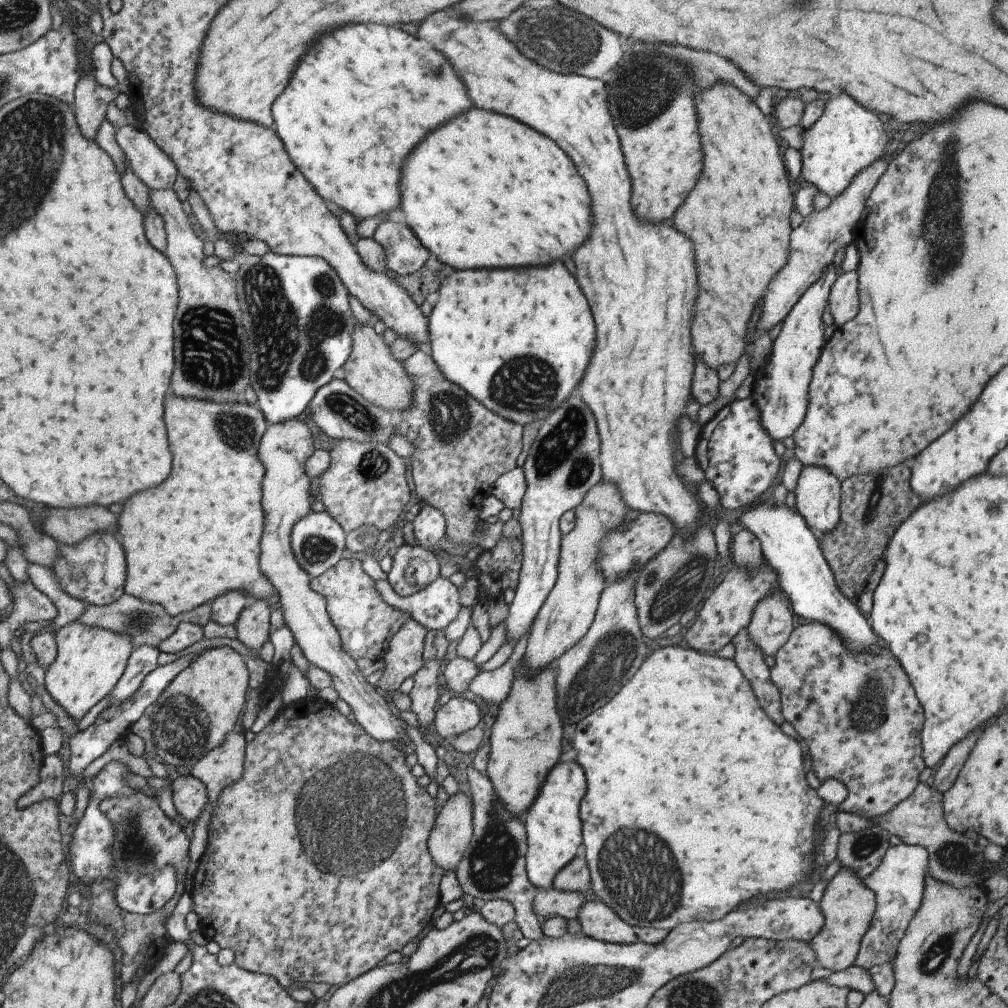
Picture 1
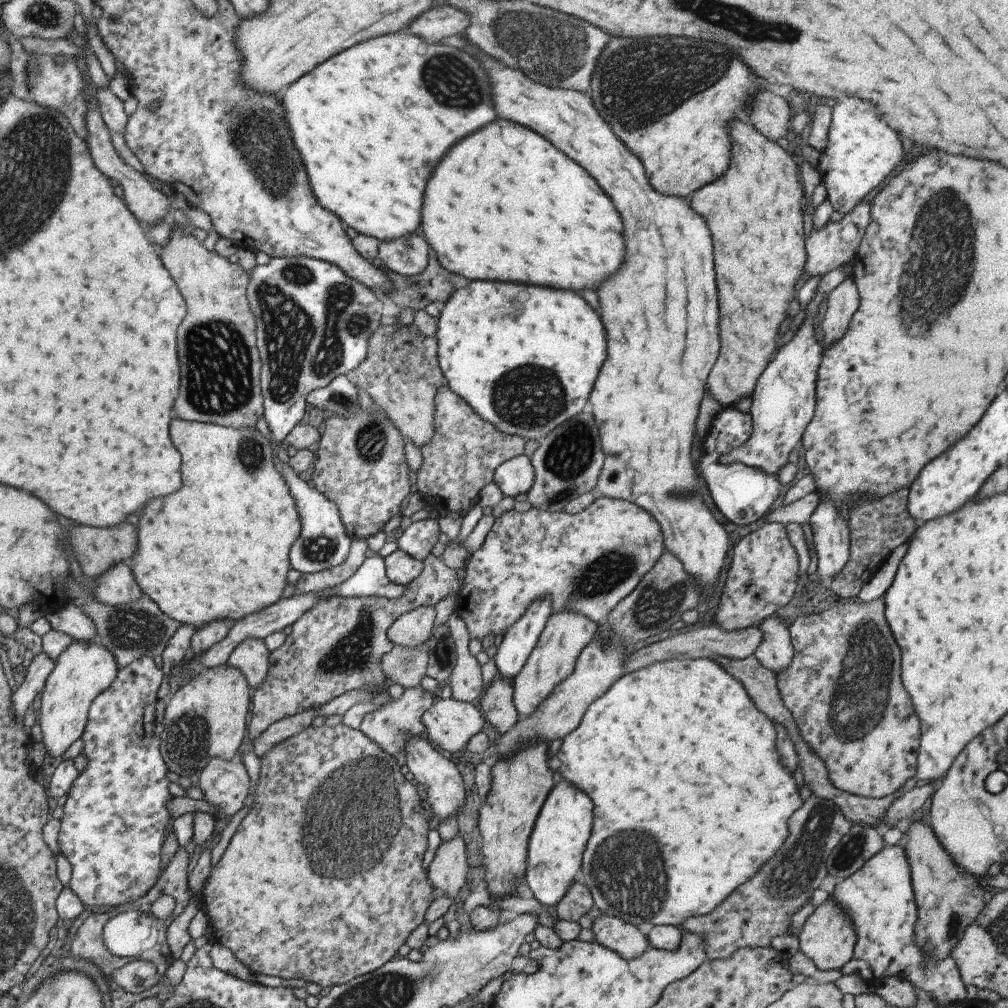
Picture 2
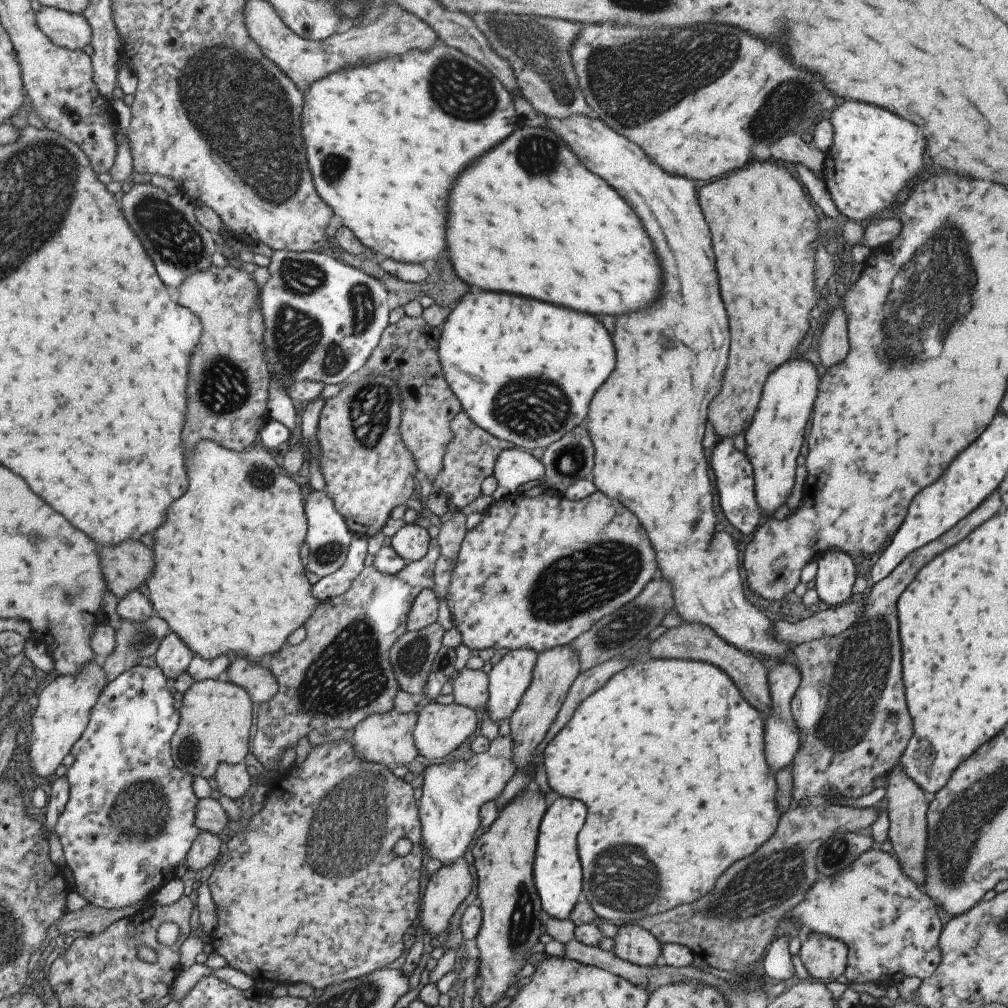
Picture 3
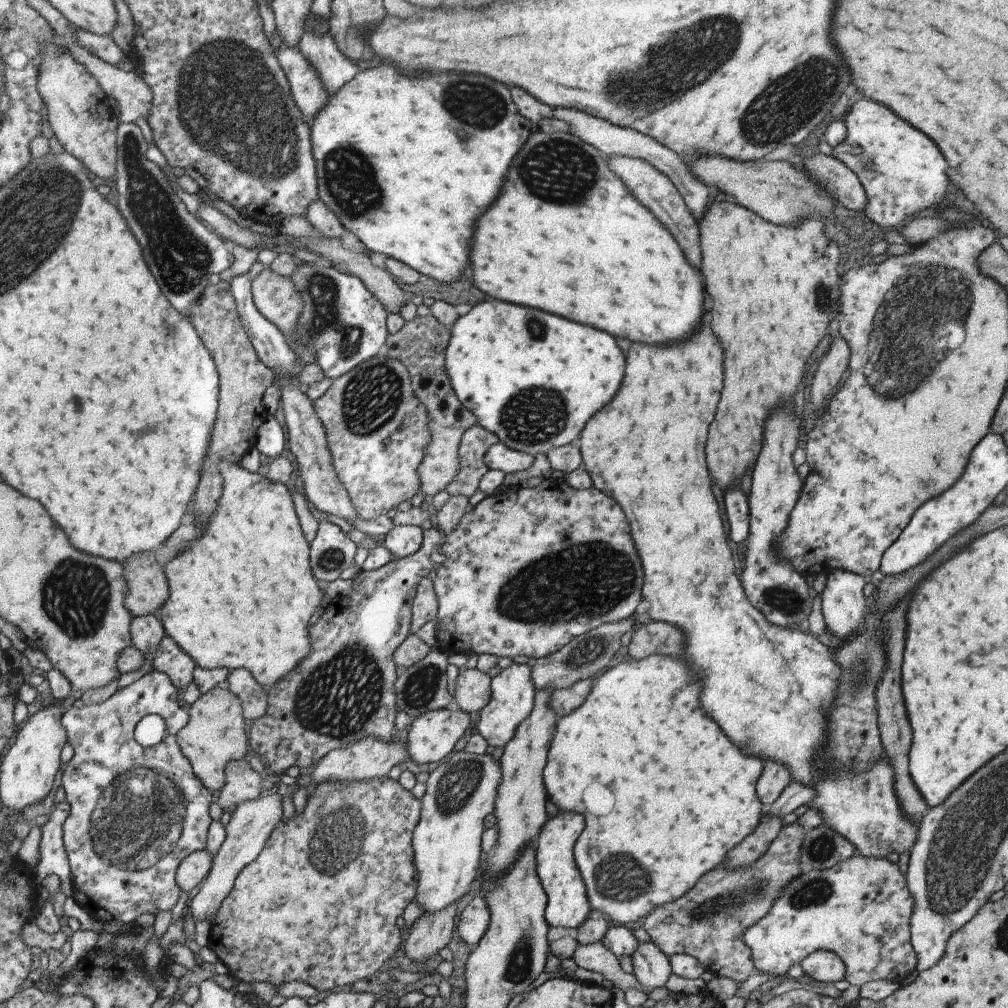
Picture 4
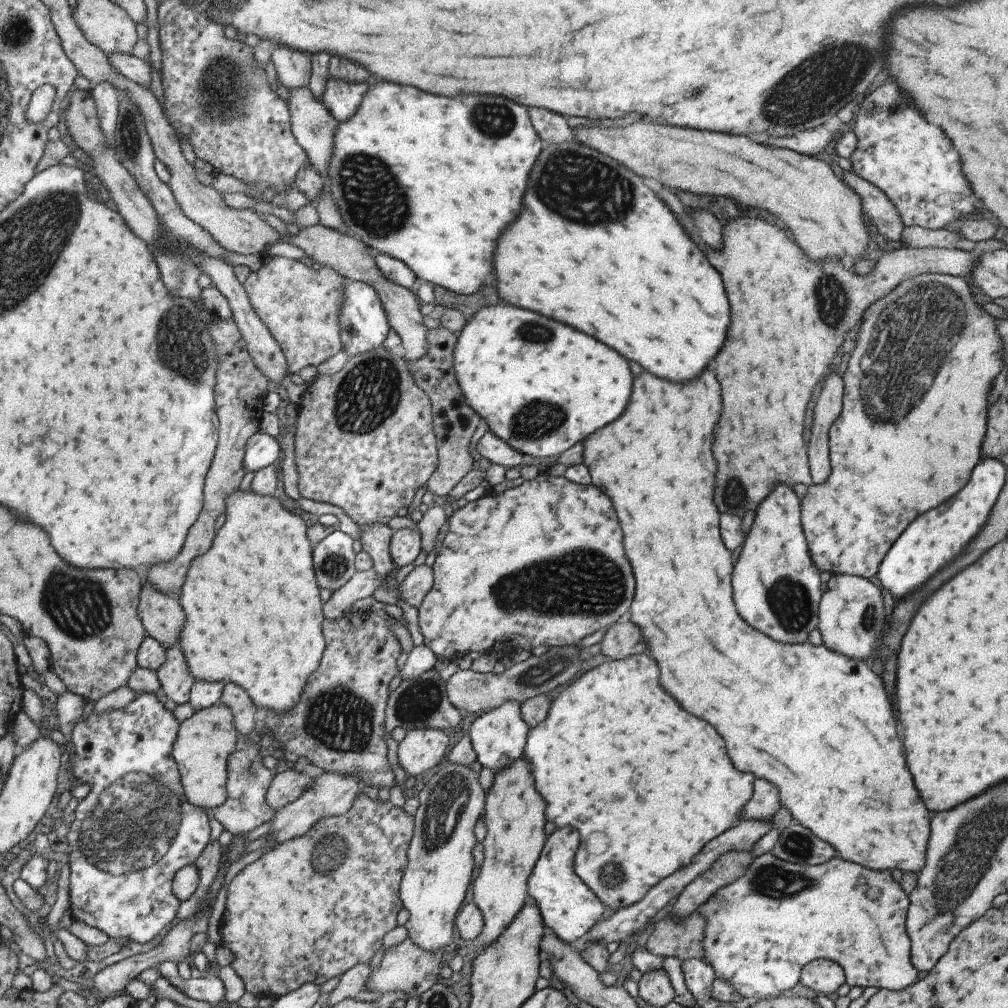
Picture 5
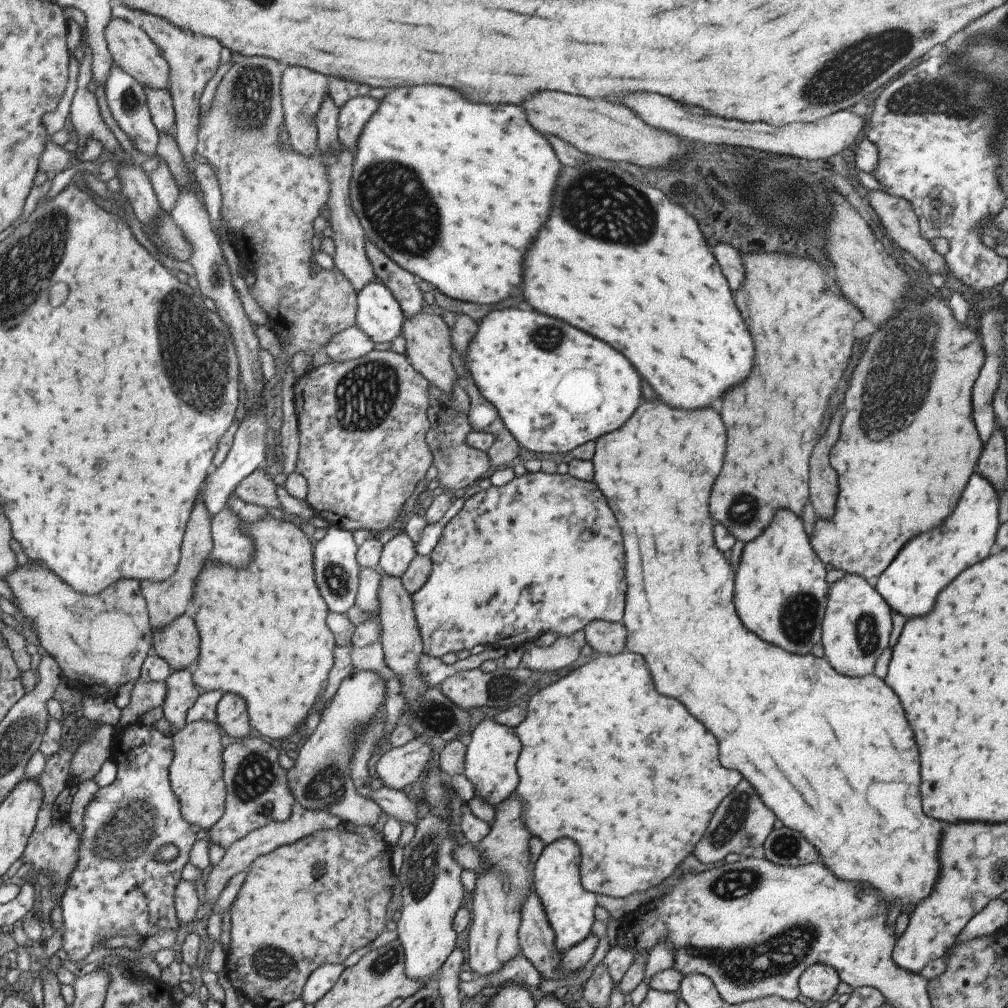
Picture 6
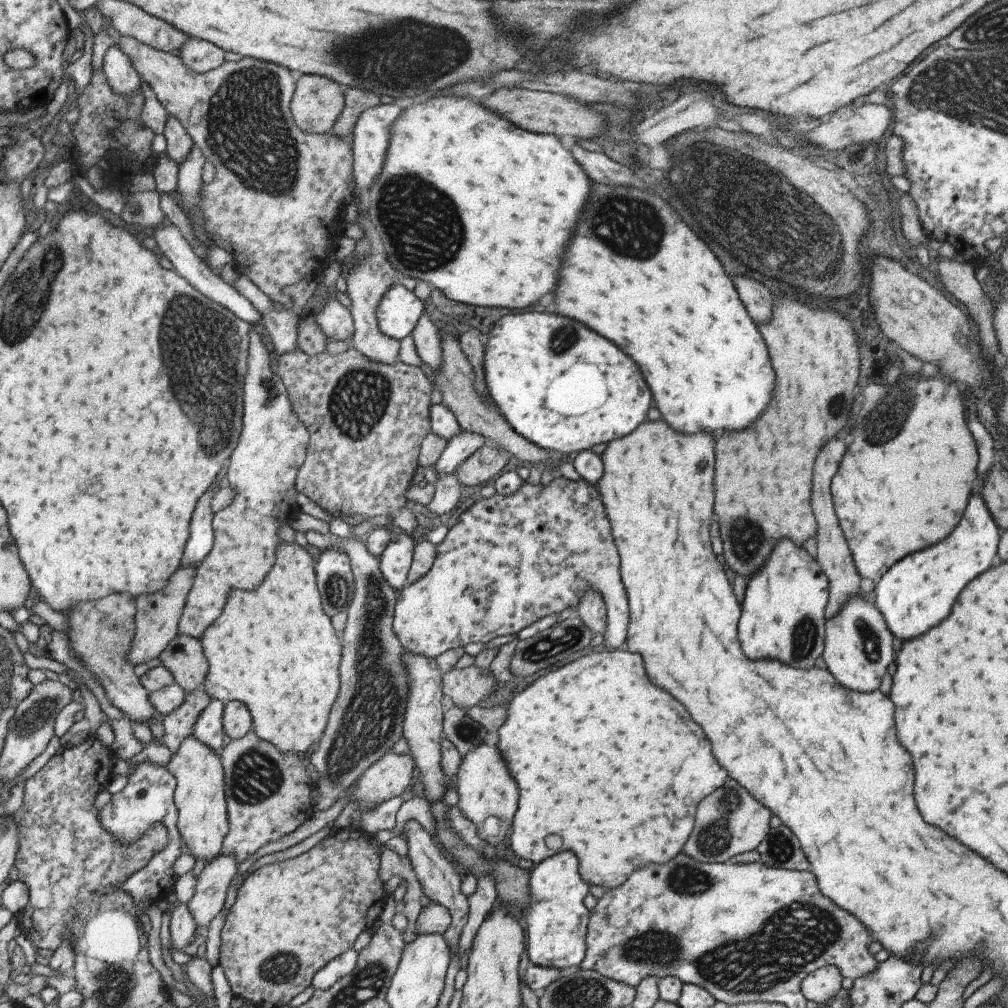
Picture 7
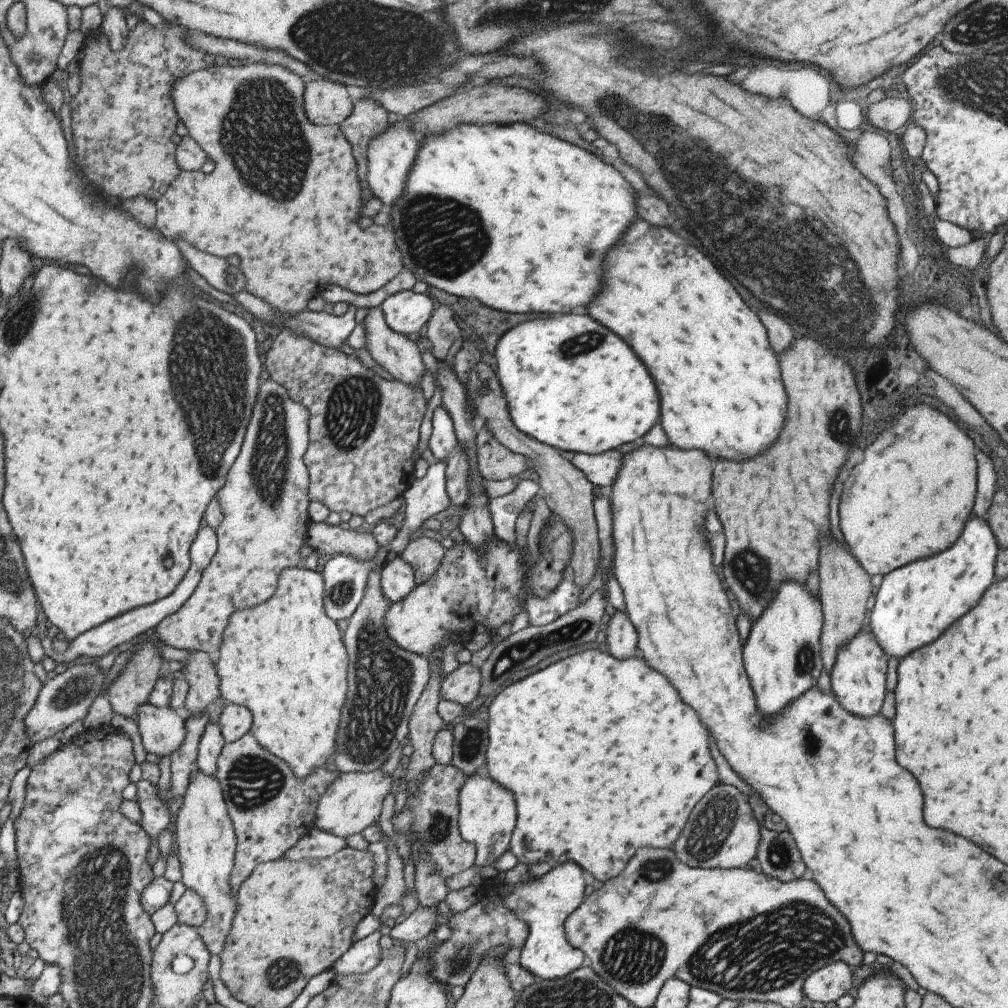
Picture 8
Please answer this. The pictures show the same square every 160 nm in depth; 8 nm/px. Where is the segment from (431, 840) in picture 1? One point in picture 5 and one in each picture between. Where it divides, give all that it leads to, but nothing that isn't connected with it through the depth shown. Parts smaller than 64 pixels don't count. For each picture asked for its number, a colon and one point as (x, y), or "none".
2: (446, 872)
3: (447, 886)
4: (431, 931)
5: (407, 968)

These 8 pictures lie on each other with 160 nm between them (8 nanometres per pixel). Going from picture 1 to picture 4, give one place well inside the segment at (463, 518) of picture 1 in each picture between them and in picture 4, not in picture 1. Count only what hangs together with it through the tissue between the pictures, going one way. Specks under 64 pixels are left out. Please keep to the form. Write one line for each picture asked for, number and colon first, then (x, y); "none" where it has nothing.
2: (464, 450)
3: (470, 455)
4: (474, 442)

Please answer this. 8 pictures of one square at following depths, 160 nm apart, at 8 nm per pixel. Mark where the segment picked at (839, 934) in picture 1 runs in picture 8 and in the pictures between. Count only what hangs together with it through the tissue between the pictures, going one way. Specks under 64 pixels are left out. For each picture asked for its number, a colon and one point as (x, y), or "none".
2: (827, 938)
3: (824, 958)
4: (824, 966)
5: (823, 977)
6: (818, 982)
7: (821, 986)
8: (827, 984)

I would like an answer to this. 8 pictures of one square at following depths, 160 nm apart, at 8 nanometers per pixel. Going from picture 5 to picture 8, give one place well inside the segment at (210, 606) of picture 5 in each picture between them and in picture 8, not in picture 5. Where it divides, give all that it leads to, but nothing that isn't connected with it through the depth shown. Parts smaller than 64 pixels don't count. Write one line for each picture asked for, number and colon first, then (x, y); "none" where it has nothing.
6: (278, 669)
7: (272, 648)
8: (283, 659)

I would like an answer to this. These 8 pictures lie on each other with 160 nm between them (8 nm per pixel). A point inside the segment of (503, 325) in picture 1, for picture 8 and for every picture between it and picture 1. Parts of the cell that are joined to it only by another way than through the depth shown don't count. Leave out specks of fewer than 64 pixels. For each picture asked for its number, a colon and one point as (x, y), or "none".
2: (523, 358)
3: (487, 338)
4: (509, 366)
5: (515, 369)
6: (554, 388)
7: (534, 364)
8: (564, 385)

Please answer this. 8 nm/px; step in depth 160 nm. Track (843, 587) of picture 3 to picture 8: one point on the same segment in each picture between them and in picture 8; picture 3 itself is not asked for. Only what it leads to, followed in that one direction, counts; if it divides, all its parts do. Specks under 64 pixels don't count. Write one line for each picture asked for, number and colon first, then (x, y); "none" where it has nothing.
4: (843, 607)
5: (851, 621)
6: (854, 630)
7: (857, 649)
8: (857, 678)

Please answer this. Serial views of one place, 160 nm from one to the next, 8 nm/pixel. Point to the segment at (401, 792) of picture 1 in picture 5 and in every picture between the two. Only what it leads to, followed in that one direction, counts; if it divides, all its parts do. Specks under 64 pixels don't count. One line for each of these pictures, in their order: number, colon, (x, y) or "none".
2: (328, 793)
3: (277, 920)
4: (287, 918)
5: (286, 922)

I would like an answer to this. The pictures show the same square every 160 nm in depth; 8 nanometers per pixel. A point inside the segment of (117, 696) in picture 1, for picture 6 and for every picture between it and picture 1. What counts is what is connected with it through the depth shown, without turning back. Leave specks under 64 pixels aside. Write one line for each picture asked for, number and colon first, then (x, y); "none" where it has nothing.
2: (114, 818)
3: (128, 821)
4: (136, 812)
5: (134, 829)
6: (117, 888)

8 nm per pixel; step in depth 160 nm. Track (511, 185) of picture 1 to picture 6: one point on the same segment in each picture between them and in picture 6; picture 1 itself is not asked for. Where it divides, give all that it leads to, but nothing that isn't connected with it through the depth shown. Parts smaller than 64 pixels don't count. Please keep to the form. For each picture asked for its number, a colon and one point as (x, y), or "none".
2: (504, 205)
3: (528, 219)
4: (592, 254)
5: (627, 278)
6: (639, 277)

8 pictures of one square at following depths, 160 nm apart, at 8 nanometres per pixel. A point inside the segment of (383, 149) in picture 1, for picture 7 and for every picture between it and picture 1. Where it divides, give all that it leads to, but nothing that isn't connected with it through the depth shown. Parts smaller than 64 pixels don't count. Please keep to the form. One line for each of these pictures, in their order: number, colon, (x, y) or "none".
2: (368, 122)
3: (383, 142)
4: (432, 149)
5: (462, 167)
6: (484, 175)
7: (514, 196)

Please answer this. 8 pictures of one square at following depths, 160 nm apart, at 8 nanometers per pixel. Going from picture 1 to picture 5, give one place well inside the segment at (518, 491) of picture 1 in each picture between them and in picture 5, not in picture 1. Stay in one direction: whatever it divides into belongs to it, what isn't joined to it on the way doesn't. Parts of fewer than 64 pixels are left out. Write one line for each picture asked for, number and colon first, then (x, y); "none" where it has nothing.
2: (512, 477)
3: (515, 467)
4: (498, 457)
5: (491, 448)

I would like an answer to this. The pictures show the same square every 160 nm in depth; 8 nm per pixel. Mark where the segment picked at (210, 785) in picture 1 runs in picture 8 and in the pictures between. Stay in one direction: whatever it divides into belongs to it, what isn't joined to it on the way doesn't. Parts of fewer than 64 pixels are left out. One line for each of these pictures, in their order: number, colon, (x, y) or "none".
2: (223, 783)
3: (232, 780)
4: (241, 784)
5: (244, 808)
6: (256, 792)
7: (267, 794)
8: (270, 808)

